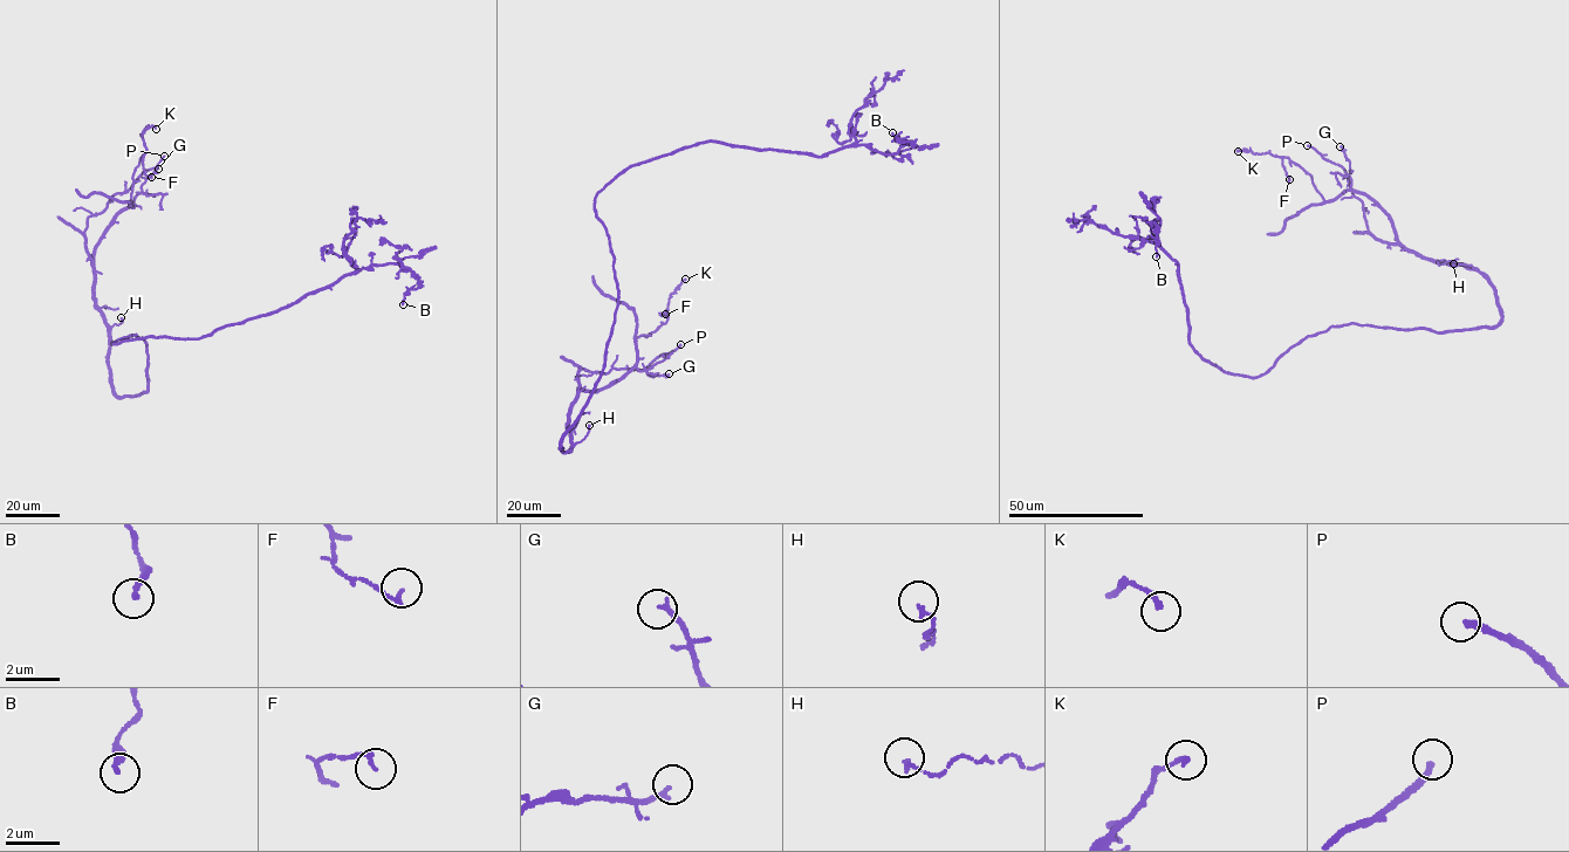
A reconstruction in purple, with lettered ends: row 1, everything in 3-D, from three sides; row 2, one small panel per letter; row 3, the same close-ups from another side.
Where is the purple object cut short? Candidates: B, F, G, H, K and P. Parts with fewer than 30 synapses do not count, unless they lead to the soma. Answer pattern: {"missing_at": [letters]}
{"missing_at": ["P"]}

